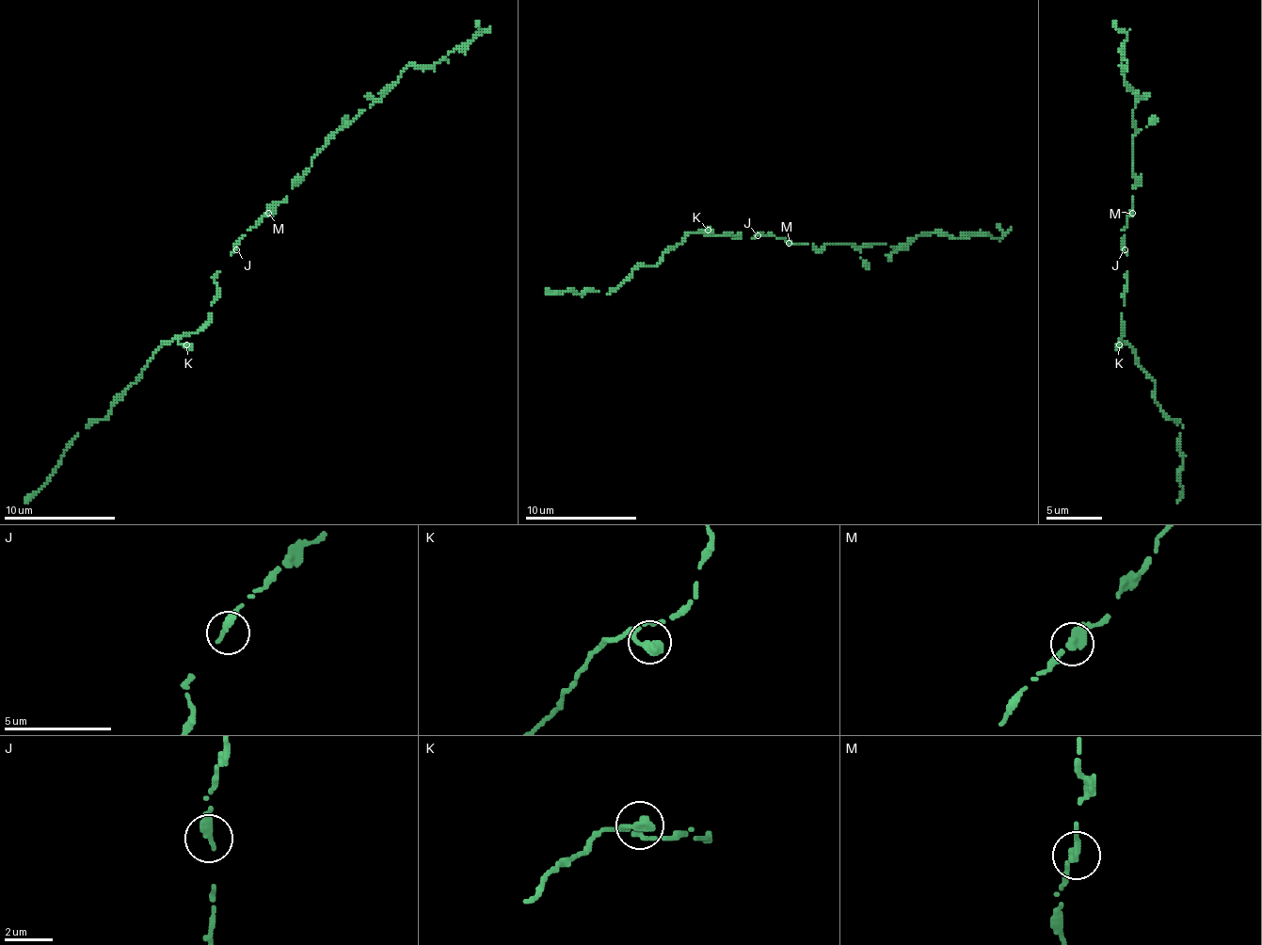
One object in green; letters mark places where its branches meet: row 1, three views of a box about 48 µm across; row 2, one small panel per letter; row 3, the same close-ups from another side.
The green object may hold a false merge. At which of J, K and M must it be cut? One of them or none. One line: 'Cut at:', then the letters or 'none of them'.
Cut at: none of them

